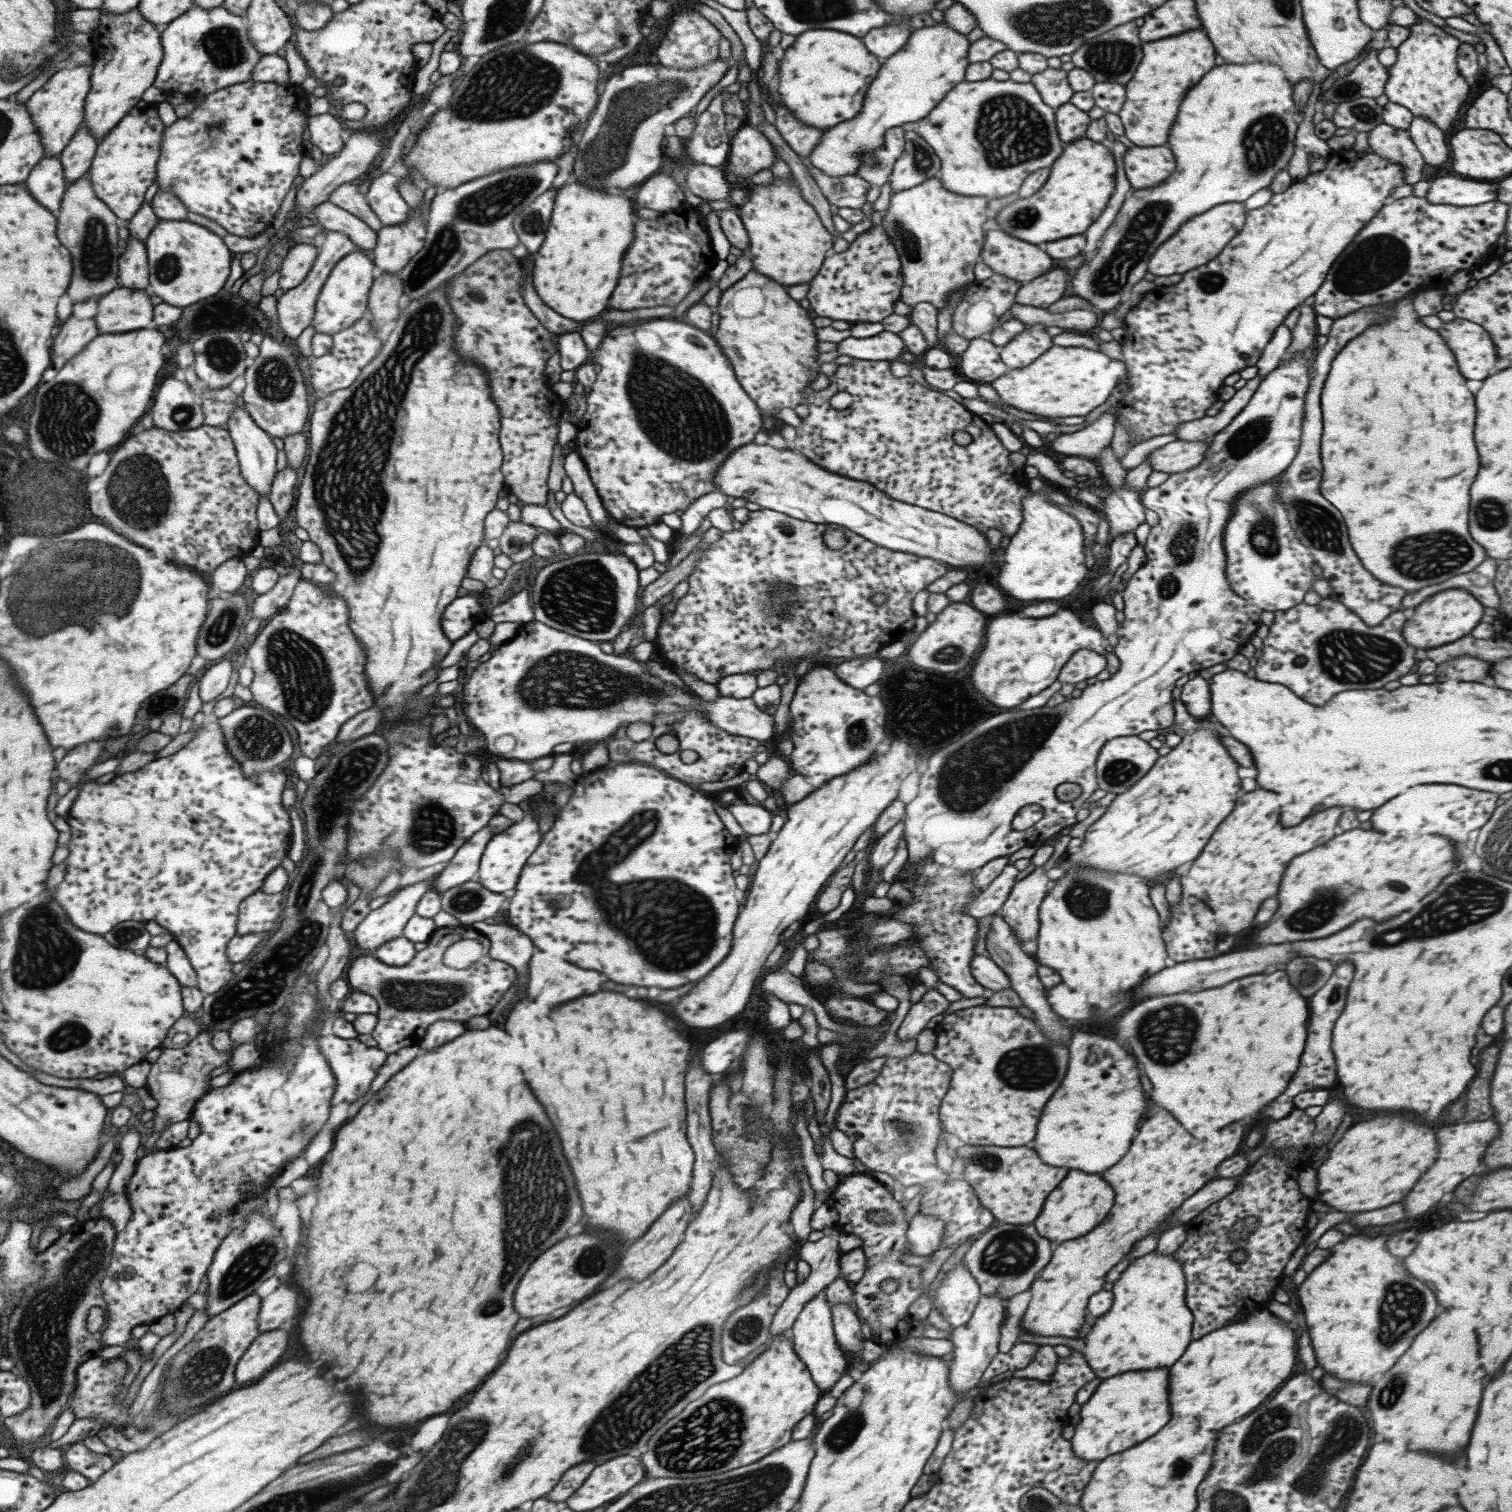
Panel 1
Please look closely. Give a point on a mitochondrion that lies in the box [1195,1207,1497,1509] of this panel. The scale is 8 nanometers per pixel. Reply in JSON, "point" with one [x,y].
{"point":[1346,1432]}

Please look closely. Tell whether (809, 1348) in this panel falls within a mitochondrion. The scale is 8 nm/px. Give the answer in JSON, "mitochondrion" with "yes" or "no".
{"mitochondrion":"no"}

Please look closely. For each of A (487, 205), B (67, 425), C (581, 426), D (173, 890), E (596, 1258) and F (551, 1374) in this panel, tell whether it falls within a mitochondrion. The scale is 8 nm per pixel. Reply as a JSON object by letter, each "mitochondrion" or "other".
{"A":"mitochondrion","B":"mitochondrion","C":"other","D":"other","E":"mitochondrion","F":"other"}

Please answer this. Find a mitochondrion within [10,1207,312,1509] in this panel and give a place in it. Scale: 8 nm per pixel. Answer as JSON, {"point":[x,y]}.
{"point":[198,1378]}

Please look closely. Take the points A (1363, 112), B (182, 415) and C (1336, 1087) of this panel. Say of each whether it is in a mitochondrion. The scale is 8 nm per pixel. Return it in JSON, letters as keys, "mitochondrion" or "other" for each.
{"A":"mitochondrion","B":"mitochondrion","C":"other"}

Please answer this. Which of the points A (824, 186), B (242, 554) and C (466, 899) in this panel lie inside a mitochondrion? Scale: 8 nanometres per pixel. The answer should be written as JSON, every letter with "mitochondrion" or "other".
{"A":"other","B":"other","C":"mitochondrion"}

